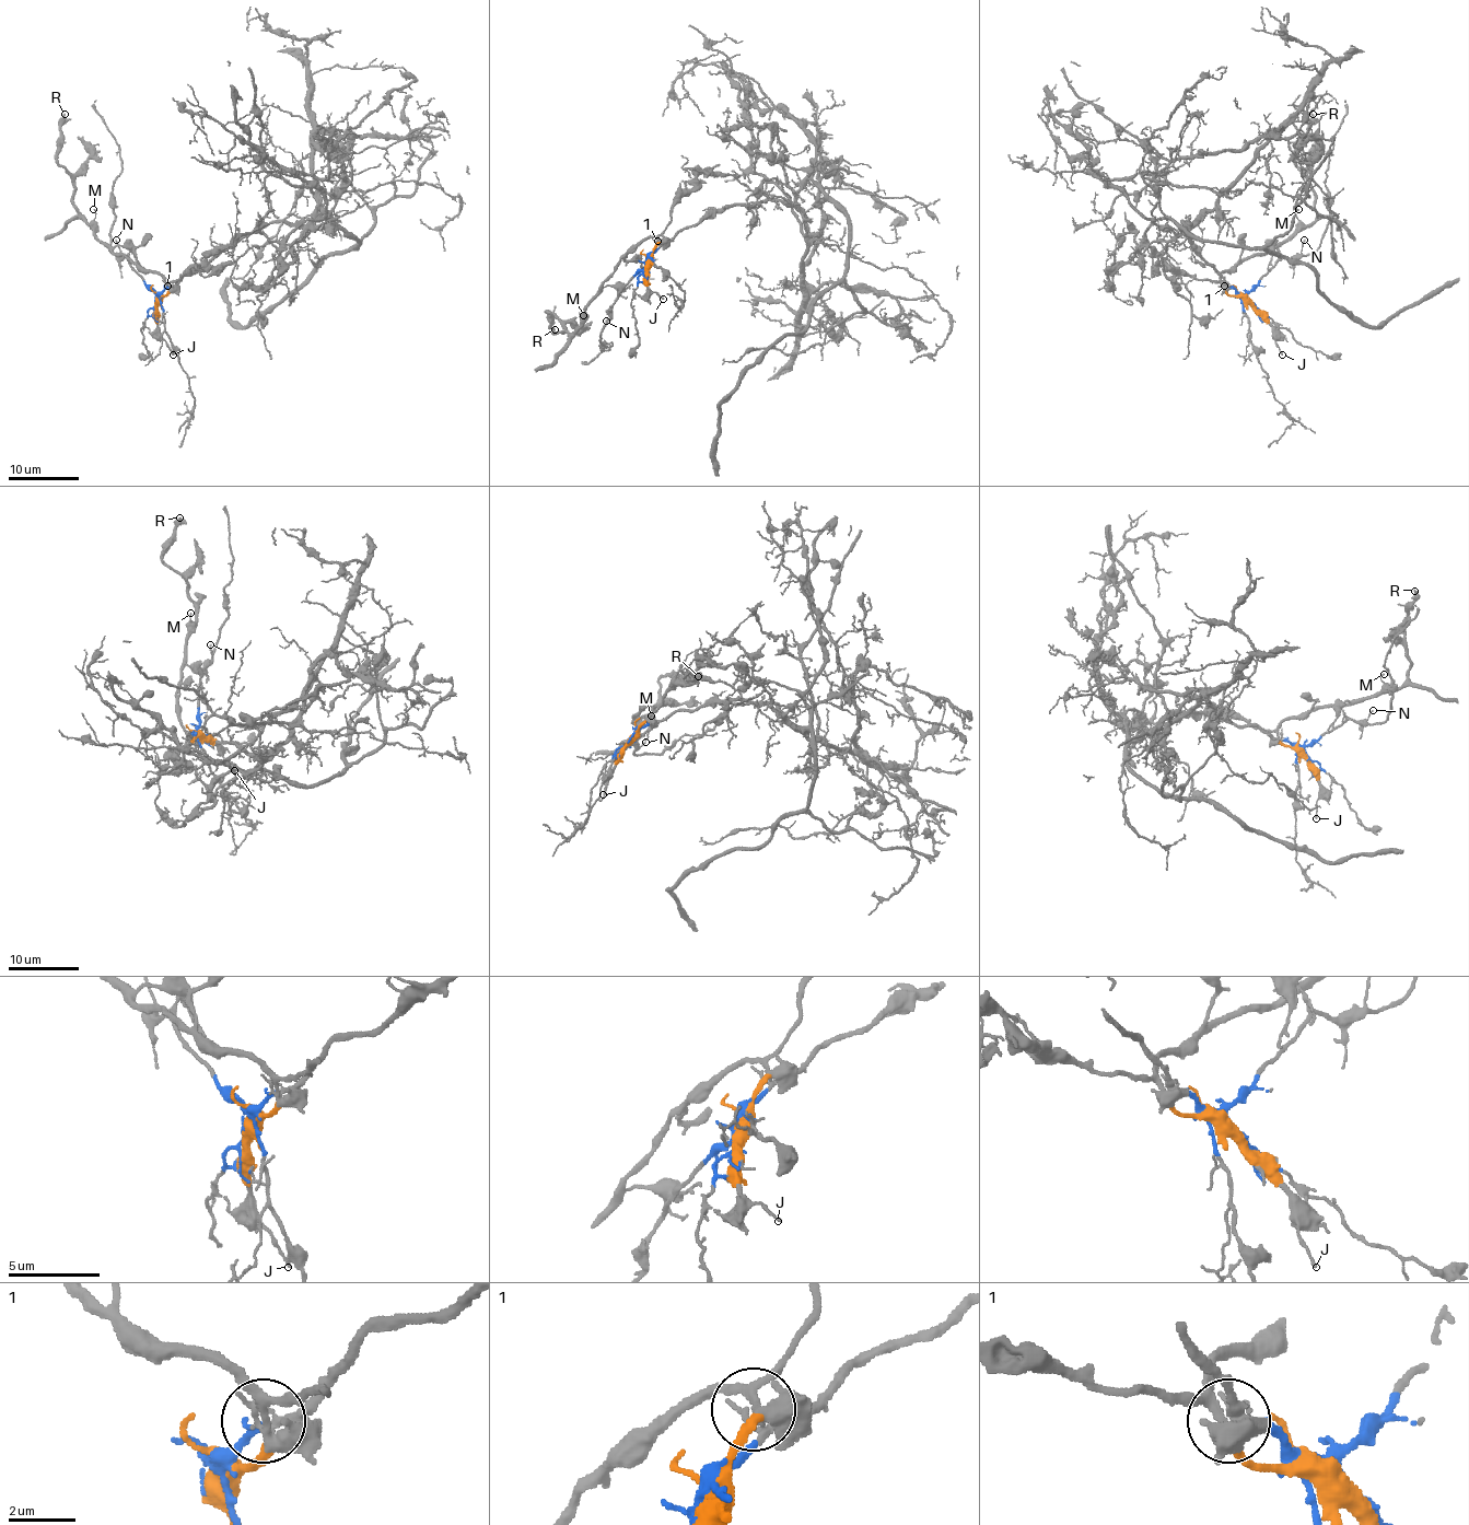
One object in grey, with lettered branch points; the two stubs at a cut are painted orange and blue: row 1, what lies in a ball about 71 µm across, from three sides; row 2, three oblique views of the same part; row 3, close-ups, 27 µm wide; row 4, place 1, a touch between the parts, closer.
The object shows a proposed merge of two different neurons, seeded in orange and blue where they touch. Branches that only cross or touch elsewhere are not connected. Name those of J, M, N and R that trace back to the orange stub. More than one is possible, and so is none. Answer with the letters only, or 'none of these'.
J, M, R

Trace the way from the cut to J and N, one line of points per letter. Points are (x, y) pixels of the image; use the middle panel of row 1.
J: (645, 264), (646, 287), (663, 300)
N: (645, 264), (617, 298), (606, 321)

